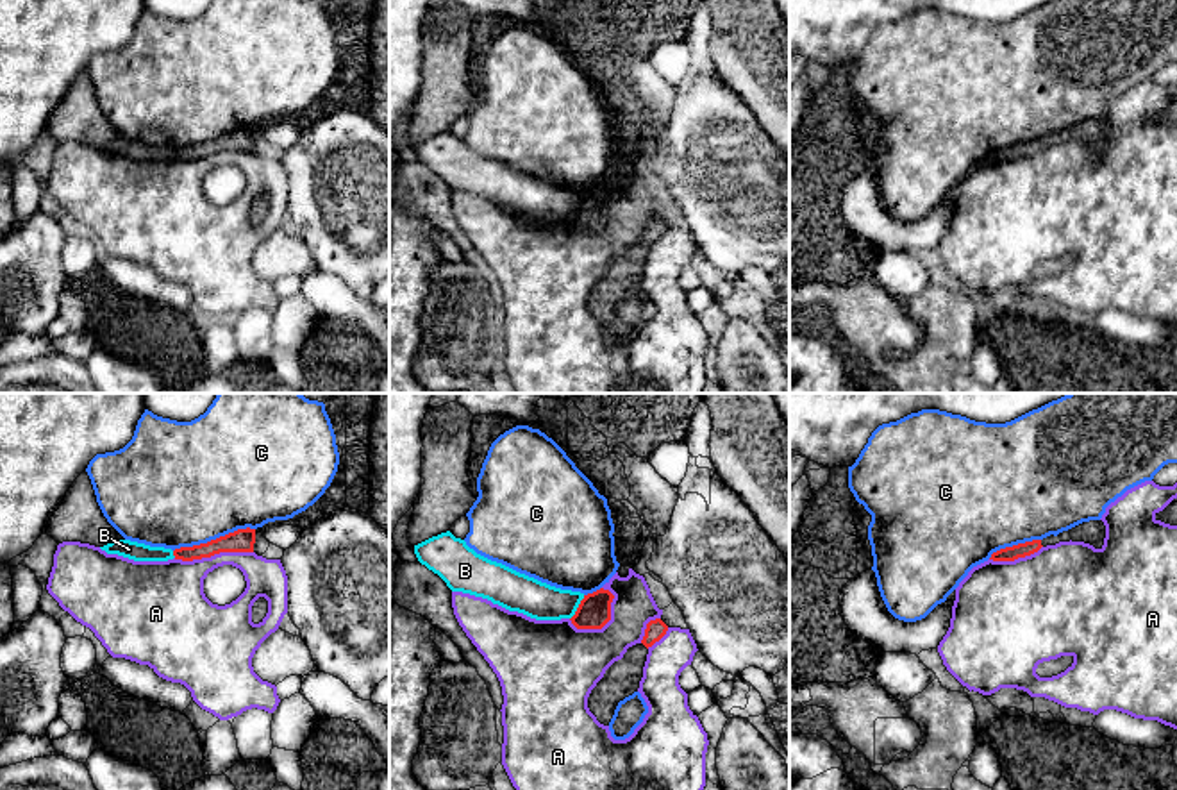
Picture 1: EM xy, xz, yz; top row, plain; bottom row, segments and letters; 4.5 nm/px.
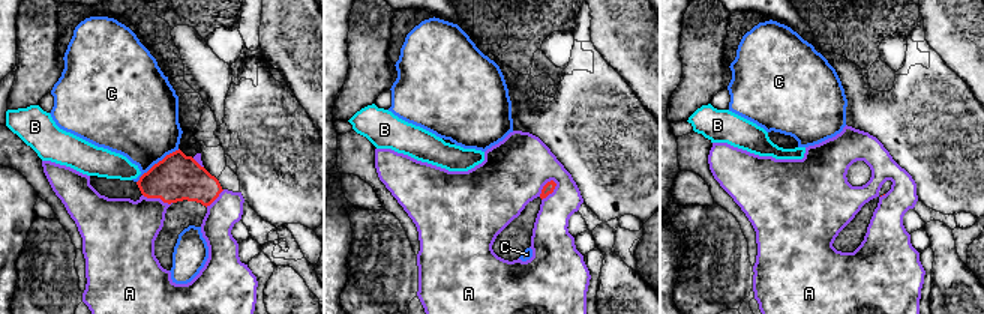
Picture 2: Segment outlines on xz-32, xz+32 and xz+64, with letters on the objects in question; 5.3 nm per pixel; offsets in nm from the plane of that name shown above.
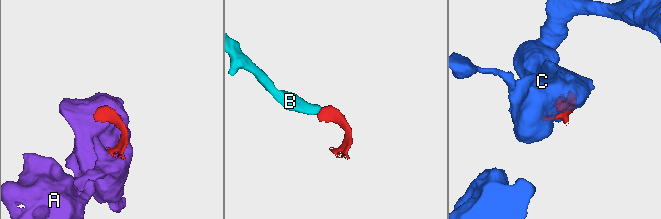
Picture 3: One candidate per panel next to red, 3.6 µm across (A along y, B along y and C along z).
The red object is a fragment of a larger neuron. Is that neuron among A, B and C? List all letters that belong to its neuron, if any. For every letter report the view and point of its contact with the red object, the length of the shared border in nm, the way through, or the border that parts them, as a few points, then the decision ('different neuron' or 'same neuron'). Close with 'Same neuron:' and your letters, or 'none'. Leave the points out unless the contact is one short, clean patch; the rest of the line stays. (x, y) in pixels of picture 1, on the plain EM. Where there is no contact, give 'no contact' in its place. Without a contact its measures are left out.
A: meets red in xy at (213, 154); contact 360 nm long; different neuron
B: meets red in xz at (577, 208); contact 130 nm long; runs through xz (593, 211), (577, 208), (524, 193); same neuron
C: meets red in xy at (213, 140); contact 380 nm long; different neuron
Same neuron: B

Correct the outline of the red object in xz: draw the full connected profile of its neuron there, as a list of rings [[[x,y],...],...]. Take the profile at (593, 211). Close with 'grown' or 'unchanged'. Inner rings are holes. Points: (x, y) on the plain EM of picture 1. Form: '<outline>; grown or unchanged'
[[[450,130],[414,145],[422,164],[438,173],[452,191],[482,197],[536,220],[570,218],[577,229],[602,229],[611,220],[609,189],[580,193],[561,189],[491,161]]]; grown

